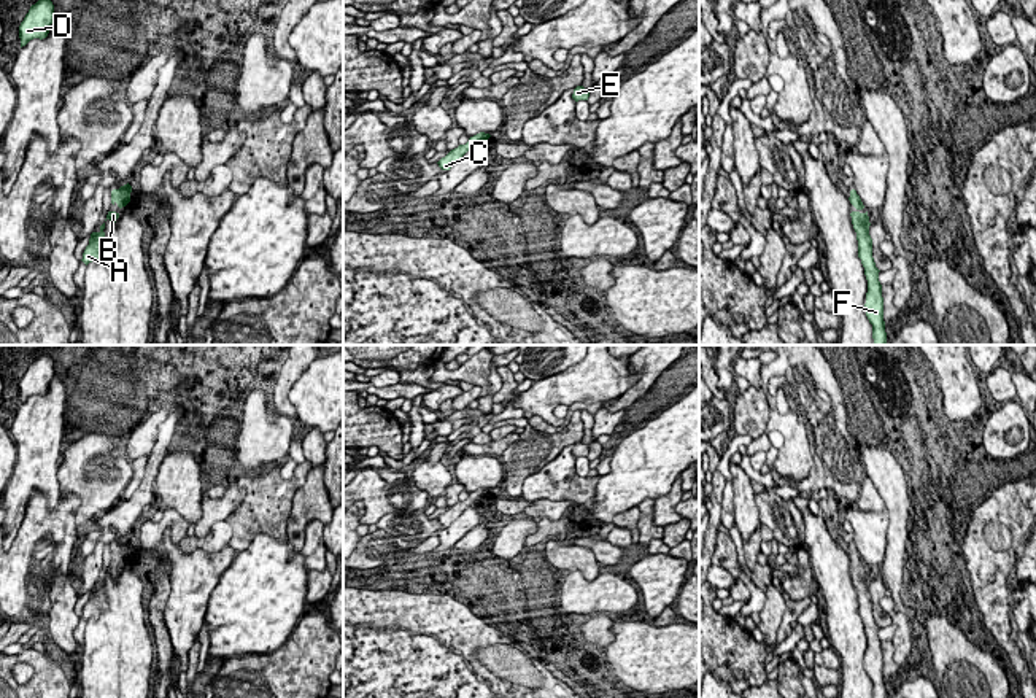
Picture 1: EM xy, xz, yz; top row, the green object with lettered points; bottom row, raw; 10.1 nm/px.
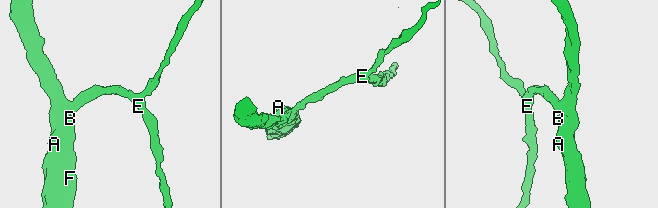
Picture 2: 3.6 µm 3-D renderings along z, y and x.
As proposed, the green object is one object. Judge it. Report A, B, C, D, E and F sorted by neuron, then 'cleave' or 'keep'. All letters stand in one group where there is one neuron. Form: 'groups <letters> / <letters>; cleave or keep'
groups A B C D E F; keep

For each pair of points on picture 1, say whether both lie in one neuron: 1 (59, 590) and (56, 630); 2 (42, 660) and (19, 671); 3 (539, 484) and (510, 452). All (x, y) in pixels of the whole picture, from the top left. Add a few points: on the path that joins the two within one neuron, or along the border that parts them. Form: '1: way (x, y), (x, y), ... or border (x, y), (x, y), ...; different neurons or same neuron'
1: way (59, 600), (59, 620); same neuron
2: border (16, 663), (27, 663), (32, 668), (29, 681); different neurons
3: border (560, 452), (525, 479), (518, 496); different neurons

